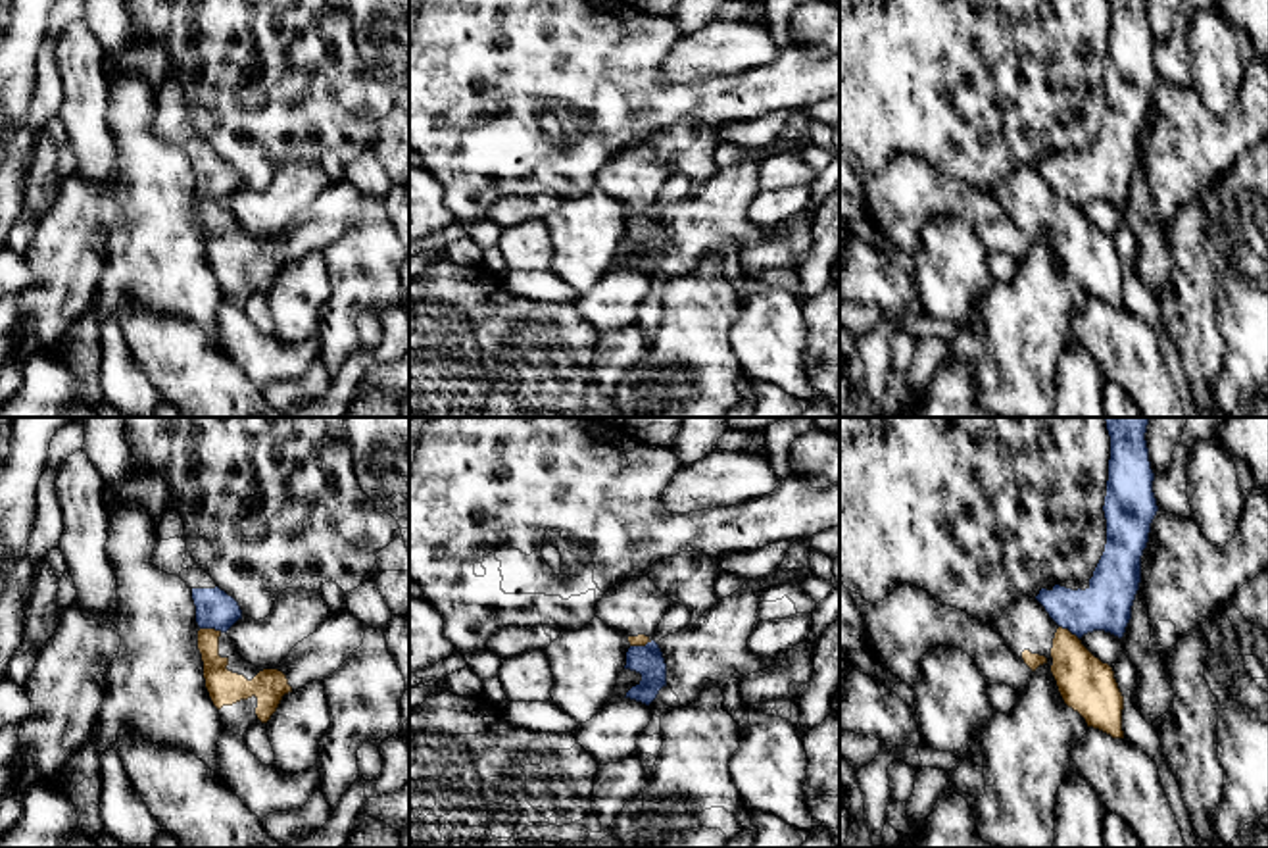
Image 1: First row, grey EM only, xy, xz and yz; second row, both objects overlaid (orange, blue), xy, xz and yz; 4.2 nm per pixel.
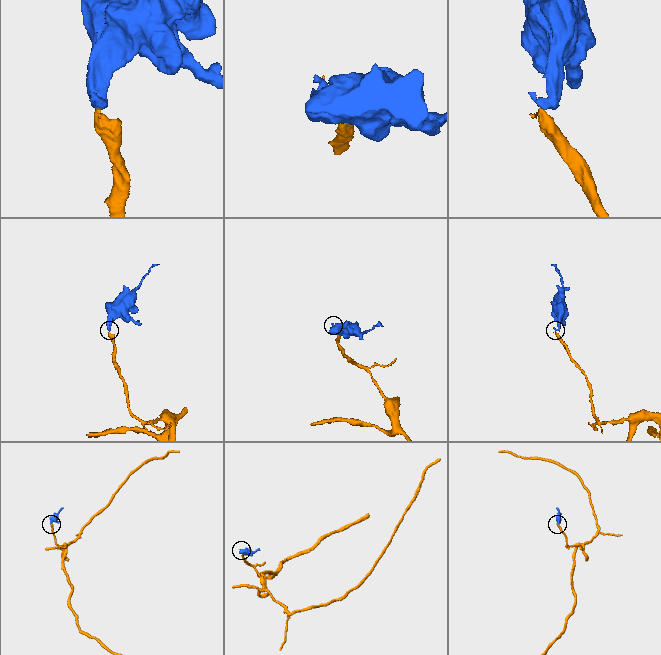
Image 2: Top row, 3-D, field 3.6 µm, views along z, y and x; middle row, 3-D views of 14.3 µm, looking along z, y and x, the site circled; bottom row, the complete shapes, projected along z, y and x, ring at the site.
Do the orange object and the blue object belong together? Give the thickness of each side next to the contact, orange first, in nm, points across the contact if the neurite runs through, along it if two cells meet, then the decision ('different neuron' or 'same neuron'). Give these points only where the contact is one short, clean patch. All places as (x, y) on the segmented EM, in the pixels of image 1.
140 nm thick on the orange side, 160 nm on the other; border along xy (200, 627), (221, 631); different neuron

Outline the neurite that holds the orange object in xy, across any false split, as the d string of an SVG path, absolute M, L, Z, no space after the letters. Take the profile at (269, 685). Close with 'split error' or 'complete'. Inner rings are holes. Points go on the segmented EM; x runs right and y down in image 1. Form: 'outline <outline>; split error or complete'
outline M338 611L298 642L275 667L256 667L234 648L227 633L198 631L206 688L225 731L244 736L252 725L263 725L284 694L332 675L363 644L367 623Z; split error

